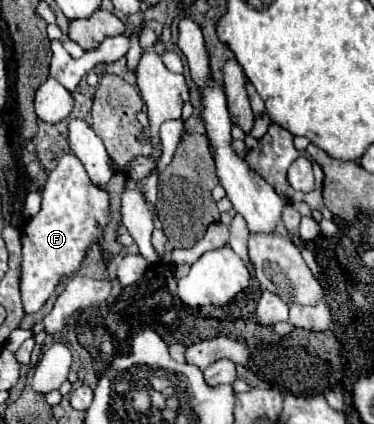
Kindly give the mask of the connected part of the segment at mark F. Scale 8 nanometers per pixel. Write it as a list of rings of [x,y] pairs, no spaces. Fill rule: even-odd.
[[[64,155],[58,161],[56,169],[48,175],[40,213],[24,227],[26,241],[22,241],[24,257],[20,291],[26,313],[36,313],[54,293],[60,279],[80,269],[88,245],[92,241],[98,241],[100,227],[108,223],[108,207],[108,193],[92,185],[80,159],[76,155]]]

